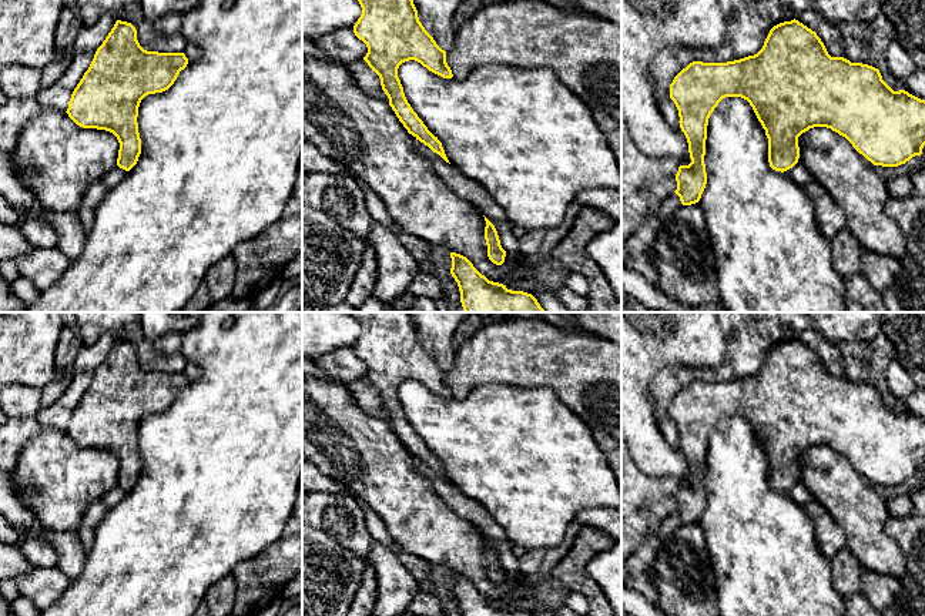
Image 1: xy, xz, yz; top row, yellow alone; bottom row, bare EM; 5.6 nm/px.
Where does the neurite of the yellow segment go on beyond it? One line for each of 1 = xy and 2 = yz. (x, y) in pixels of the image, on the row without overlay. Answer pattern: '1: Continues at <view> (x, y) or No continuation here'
1: No continuation here
2: No continuation here

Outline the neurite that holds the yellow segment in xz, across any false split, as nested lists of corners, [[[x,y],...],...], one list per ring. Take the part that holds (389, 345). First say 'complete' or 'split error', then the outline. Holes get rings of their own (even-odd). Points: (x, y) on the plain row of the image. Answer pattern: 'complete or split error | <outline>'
complete | [[[351,312],[358,318],[362,334],[353,345],[368,372],[363,379],[379,395],[389,425],[416,459],[449,482],[442,462],[435,456],[408,422],[398,396],[402,382],[415,379],[429,391],[452,398],[446,371],[425,349],[410,312]]]

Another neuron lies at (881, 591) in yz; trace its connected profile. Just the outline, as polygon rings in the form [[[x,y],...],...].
[[[862,569],[862,595],[874,607],[882,610],[894,605],[899,590],[899,579]]]

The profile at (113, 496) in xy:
[[[115,485],[113,489],[105,492],[100,500],[103,500],[108,508],[113,508],[125,496],[125,493],[125,489]]]

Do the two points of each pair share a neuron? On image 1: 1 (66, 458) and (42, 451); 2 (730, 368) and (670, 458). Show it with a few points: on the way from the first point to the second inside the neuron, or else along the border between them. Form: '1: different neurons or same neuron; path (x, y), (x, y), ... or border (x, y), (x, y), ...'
1: same neuron; path (60, 458), (47, 457)
2: different neurons; border (657, 419), (662, 435), (674, 448), (679, 448)

